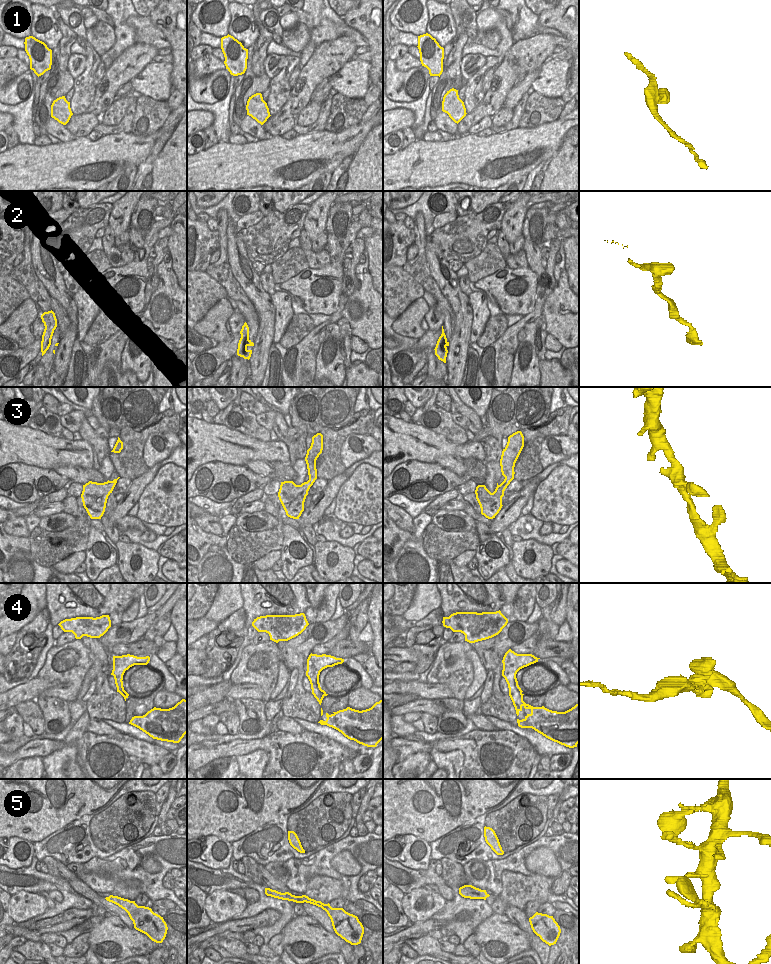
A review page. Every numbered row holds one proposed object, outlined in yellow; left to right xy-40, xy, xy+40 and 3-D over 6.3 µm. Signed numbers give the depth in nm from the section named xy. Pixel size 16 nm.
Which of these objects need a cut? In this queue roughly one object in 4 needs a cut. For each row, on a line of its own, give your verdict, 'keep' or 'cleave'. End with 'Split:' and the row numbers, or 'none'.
1: cleave
2: keep
3: keep
4: keep
5: keep
Split: 1

